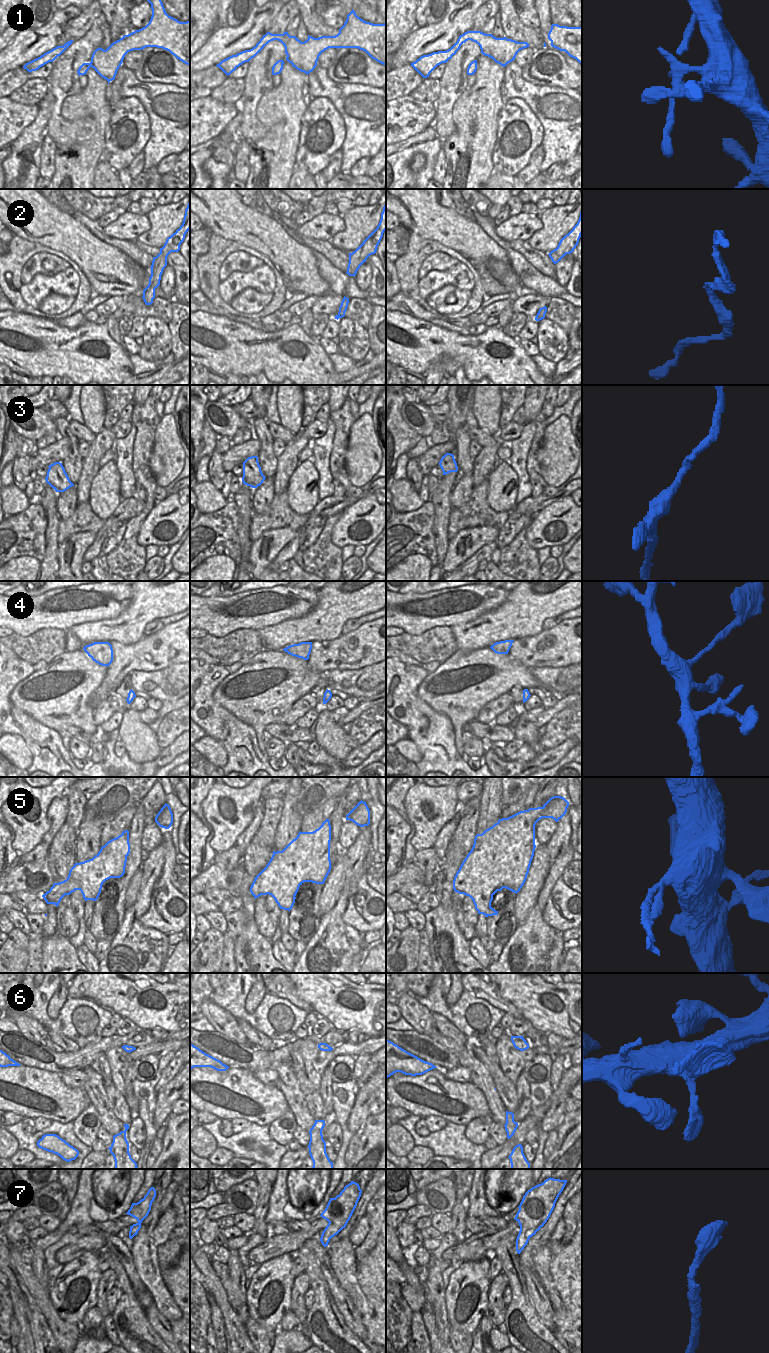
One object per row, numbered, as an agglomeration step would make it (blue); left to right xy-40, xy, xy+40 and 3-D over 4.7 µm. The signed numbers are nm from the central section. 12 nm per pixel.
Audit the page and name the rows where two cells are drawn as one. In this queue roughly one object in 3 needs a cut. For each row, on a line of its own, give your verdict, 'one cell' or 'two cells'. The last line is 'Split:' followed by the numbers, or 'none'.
1: one cell
2: one cell
3: one cell
4: one cell
5: one cell
6: one cell
7: two cells
Split: 7

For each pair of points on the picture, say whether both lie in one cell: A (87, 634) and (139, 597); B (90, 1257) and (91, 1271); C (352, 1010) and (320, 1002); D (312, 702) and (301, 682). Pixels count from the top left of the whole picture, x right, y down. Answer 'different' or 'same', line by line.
A: same
B: same
C: same
D: different

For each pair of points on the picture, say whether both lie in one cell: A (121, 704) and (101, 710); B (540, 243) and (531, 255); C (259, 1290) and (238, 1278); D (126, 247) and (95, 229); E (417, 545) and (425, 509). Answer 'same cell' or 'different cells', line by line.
A: same cell
B: different cells
C: different cells
D: same cell
E: same cell

